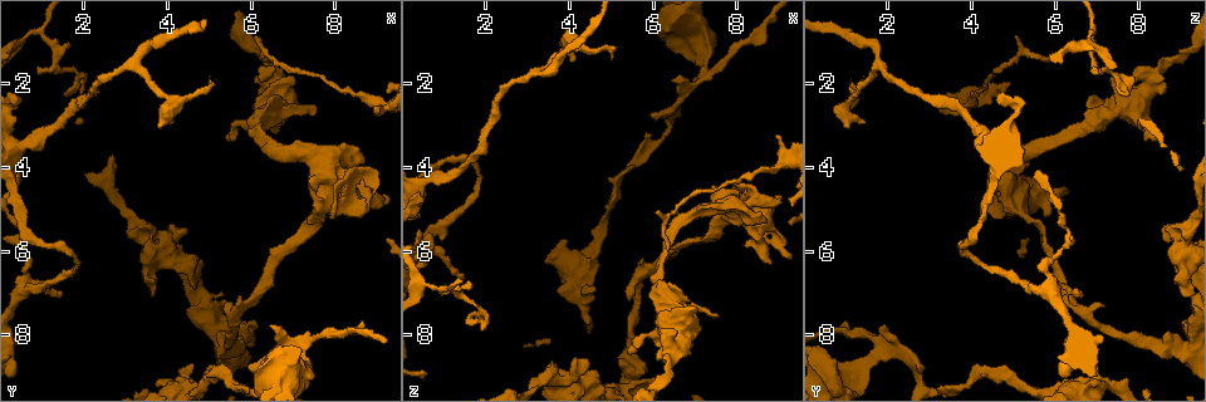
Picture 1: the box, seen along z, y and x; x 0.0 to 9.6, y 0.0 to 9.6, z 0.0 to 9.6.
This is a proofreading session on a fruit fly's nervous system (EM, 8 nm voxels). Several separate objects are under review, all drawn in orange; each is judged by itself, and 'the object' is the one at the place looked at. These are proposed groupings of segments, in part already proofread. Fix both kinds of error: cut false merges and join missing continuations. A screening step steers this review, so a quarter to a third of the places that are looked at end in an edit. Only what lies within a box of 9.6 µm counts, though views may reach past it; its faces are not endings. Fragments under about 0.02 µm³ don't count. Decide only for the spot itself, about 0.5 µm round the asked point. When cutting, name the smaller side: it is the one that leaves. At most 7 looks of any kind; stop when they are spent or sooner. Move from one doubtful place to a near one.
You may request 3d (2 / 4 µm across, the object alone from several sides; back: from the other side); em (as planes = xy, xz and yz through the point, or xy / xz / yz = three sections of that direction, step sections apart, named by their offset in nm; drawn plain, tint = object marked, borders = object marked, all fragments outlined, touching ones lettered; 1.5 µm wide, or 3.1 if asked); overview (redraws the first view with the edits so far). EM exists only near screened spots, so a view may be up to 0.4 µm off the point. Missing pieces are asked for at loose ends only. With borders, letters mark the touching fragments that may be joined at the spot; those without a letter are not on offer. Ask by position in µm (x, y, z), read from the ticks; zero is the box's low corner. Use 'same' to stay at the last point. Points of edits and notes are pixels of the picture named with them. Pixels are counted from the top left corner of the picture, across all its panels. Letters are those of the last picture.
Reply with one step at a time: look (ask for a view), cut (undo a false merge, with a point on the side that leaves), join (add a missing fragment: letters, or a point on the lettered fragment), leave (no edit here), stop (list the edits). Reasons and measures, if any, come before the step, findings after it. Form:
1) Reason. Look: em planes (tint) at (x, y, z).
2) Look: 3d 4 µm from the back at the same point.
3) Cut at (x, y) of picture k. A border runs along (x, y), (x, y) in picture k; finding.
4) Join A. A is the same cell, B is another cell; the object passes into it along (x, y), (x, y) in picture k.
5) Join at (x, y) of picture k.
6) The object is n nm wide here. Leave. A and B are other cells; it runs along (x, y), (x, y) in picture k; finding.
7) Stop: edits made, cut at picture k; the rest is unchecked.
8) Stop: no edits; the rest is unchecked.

An open end. Look: 3d 4 µm at (7.55, 2.70, 7.60).

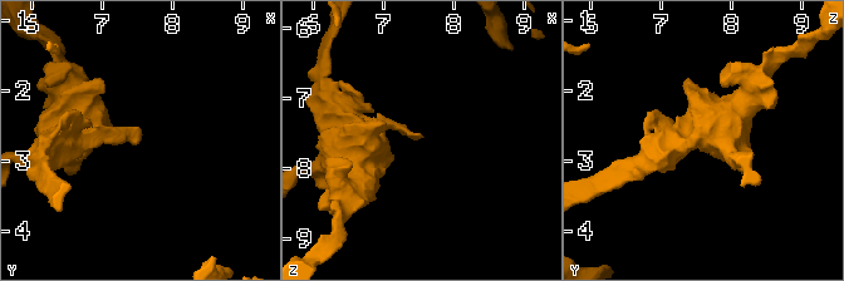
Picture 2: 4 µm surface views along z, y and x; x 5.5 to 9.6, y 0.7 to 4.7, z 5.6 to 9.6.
Look: em planes (plain) at (7.60, 2.65, 7.60).

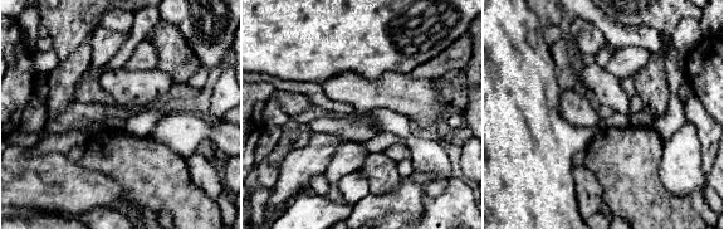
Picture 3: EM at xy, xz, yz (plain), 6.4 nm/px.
Look: em planes (borders) at the same point.

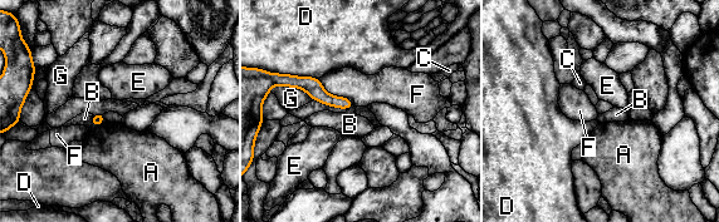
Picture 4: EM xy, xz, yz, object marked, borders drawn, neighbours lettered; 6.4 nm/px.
Leave. A, B, C, D, E, F and G are other cells; it runs along (292, 83), (350, 104) in picture 4; none of them fits.

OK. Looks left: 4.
Look: 3d 4 µm at (6.35, 3.55, 5.70).

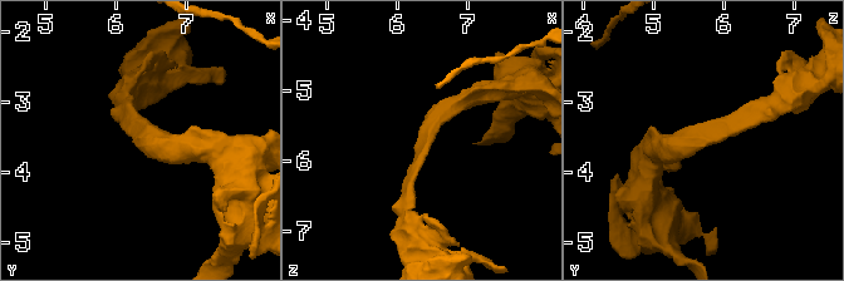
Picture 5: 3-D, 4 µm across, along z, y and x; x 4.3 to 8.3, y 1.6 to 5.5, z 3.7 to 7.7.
Shape alone is not enough. Look: em planes (plain) at (6.35, 3.50, 5.65).

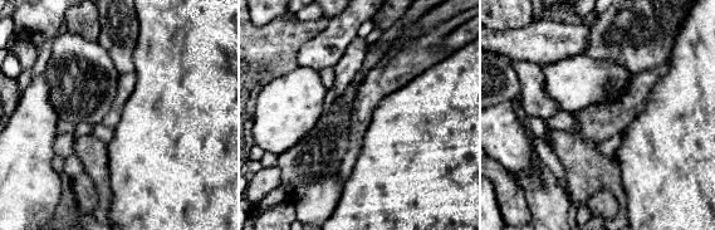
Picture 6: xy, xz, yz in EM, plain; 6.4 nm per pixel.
Look: em planes (borders) at the same point.

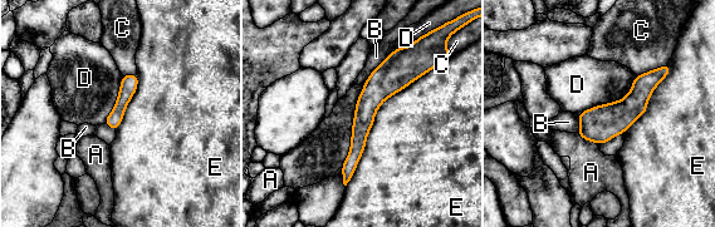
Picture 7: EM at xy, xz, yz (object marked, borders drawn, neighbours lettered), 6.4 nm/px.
Leave. A, B, C, D and E are other cells; a border runs along (365, 84), (341, 167) in picture 7; one cell here.

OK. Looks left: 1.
Stop: no edits; the rest is unchecked.

